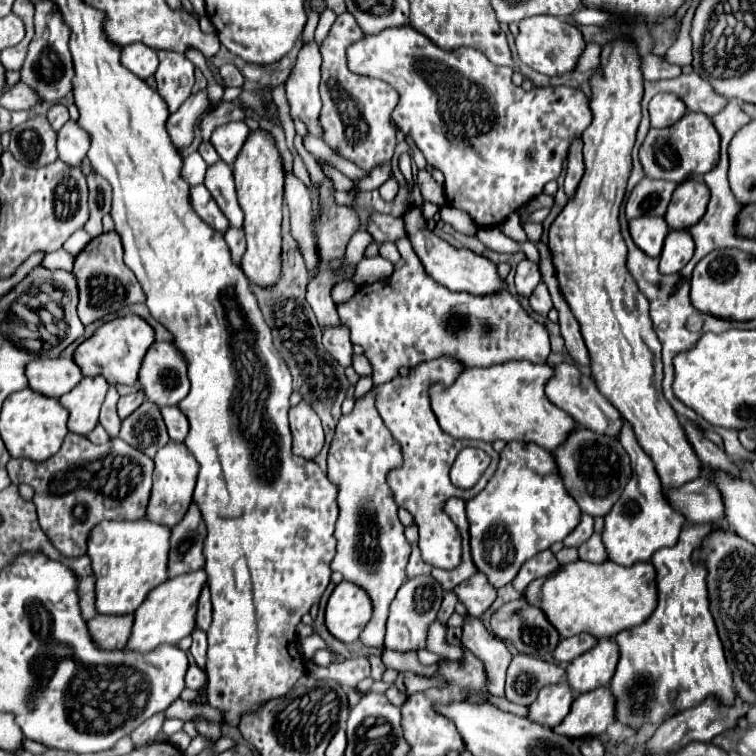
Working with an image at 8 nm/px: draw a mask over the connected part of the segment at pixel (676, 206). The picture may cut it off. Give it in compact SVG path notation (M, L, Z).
M687 179L681 185L677 185L667 207L665 219L671 229L689 229L703 217L707 203L709 203L707 185L697 179Z

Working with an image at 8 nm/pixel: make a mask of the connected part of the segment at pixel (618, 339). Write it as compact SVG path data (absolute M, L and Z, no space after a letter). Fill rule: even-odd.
M619 39L613 45L605 45L601 51L601 65L597 67L591 79L591 111L593 123L583 133L583 155L585 155L585 175L577 187L577 193L565 209L557 215L549 229L549 249L553 253L553 263L557 269L557 279L561 293L565 295L575 319L581 325L581 335L589 349L591 373L599 391L619 409L619 413L633 425L639 445L653 459L663 487L681 487L687 481L693 481L701 475L701 461L695 457L693 447L687 443L685 431L663 397L663 361L661 361L661 343L653 331L649 317L649 303L645 295L637 289L635 279L627 271L627 245L619 227L619 207L625 197L627 179L631 175L631 149L635 145L635 133L641 121L641 97L643 97L643 75L641 75L641 57L637 47Z

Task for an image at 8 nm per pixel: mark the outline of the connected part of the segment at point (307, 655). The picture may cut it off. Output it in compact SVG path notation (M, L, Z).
M317 633L299 641L299 651L301 651L301 655L303 655L305 661L309 661L317 649L325 649L325 647L327 647L325 641Z

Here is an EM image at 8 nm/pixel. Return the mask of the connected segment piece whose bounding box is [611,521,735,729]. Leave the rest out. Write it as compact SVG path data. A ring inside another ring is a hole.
M711 521L711 523L693 523L693 525L683 525L681 535L673 547L659 549L653 557L651 563L657 571L657 607L651 613L647 621L643 621L637 627L625 629L617 633L615 641L621 649L619 665L615 671L615 677L611 679L611 691L617 701L617 719L623 725L631 725L635 729L641 727L641 723L651 721L651 723L661 723L663 717L669 713L685 711L689 707L699 705L707 695L719 697L723 703L731 703L735 697L733 681L731 681L731 671L727 667L725 655L723 655L723 643L717 635L717 627L713 621L713 615L709 611L709 599L707 599L707 583L705 583L705 573L703 563L693 561L693 551L701 549L703 539L711 533L723 529L723 523ZM669 691L677 691L677 701L669 701Z

